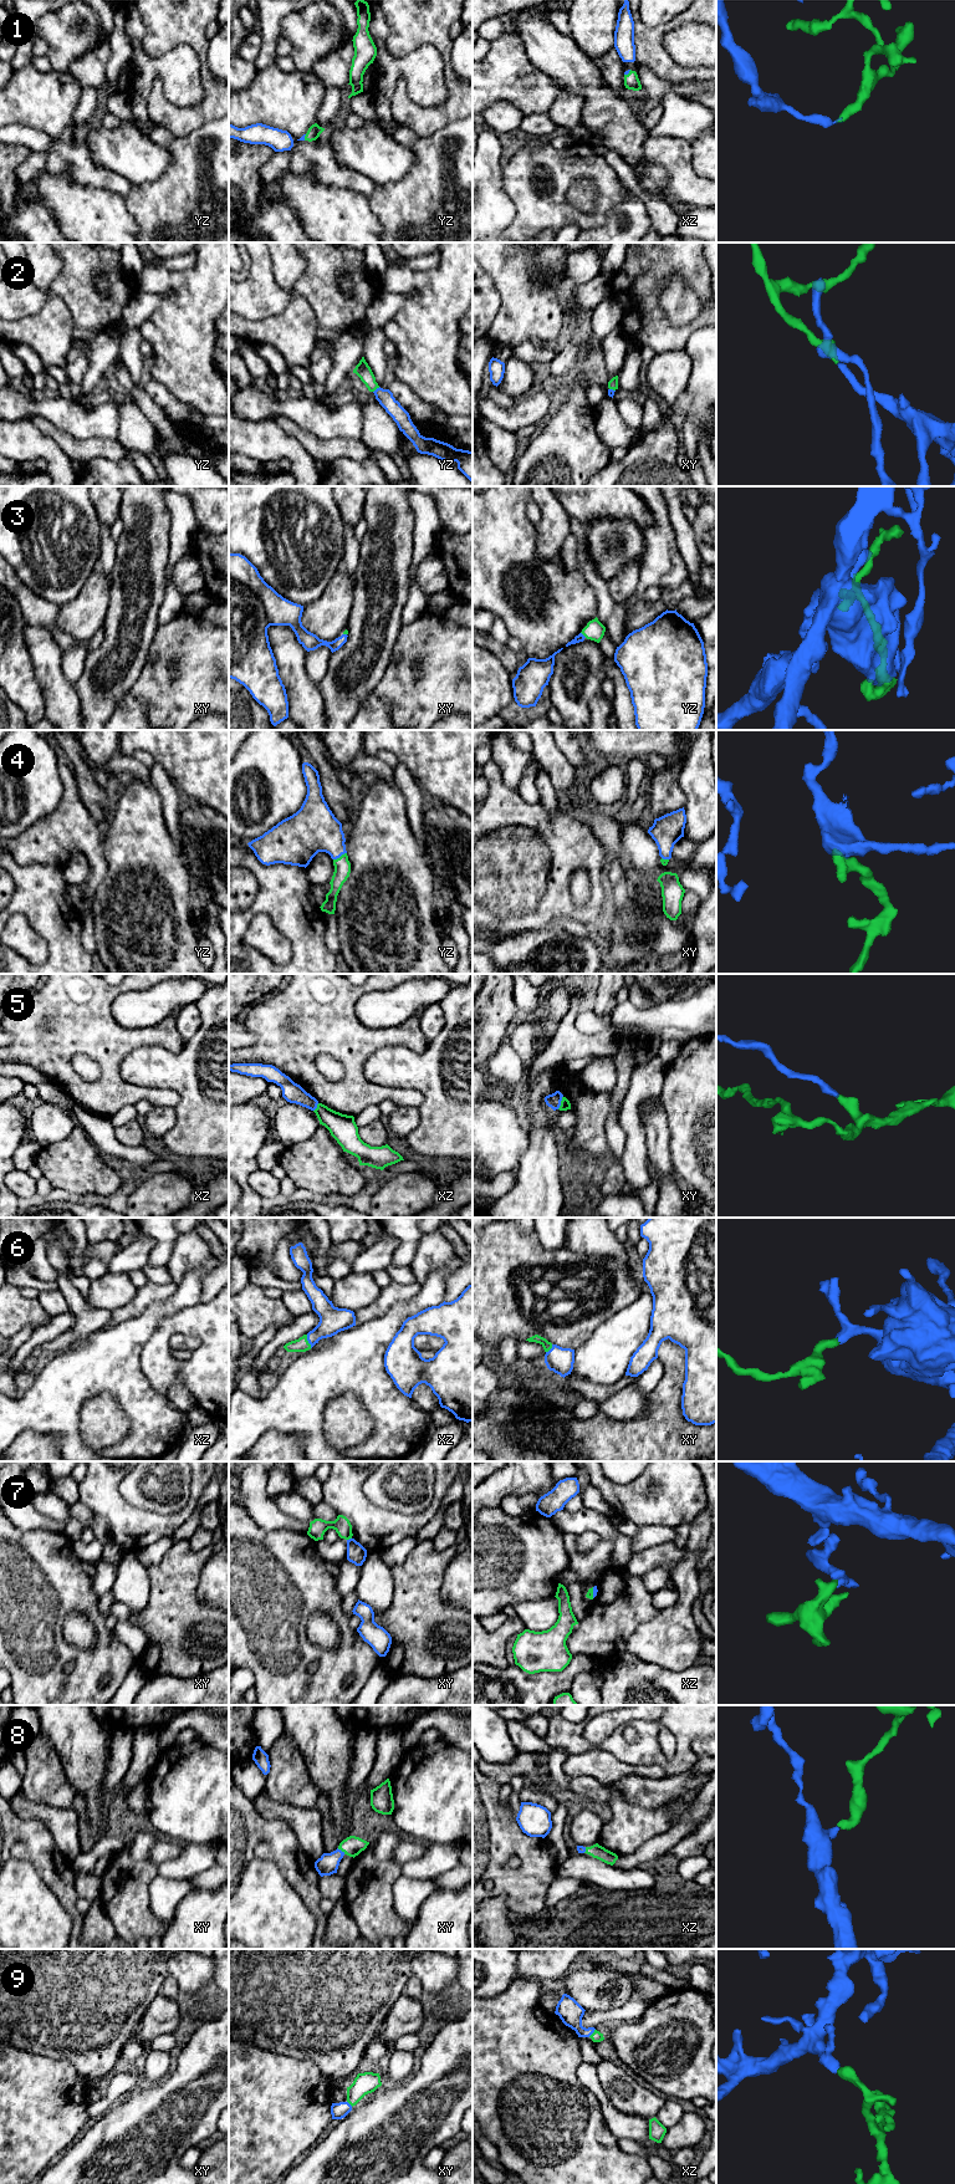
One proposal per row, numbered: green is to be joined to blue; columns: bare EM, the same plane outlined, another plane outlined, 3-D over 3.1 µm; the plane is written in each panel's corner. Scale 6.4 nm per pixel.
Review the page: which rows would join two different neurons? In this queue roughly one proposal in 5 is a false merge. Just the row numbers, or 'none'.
5, 7

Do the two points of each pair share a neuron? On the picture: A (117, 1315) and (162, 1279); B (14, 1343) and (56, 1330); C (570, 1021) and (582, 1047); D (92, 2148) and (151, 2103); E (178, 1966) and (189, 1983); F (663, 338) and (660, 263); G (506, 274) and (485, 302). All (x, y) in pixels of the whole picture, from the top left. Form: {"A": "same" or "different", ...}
{"A": "different", "B": "different", "C": "same", "D": "same", "E": "same", "F": "same", "G": "different"}

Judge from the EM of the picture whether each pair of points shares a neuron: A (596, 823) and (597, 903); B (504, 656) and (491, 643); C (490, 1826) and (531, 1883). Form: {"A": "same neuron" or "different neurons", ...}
{"A": "different neurons", "B": "same neuron", "C": "same neuron"}

